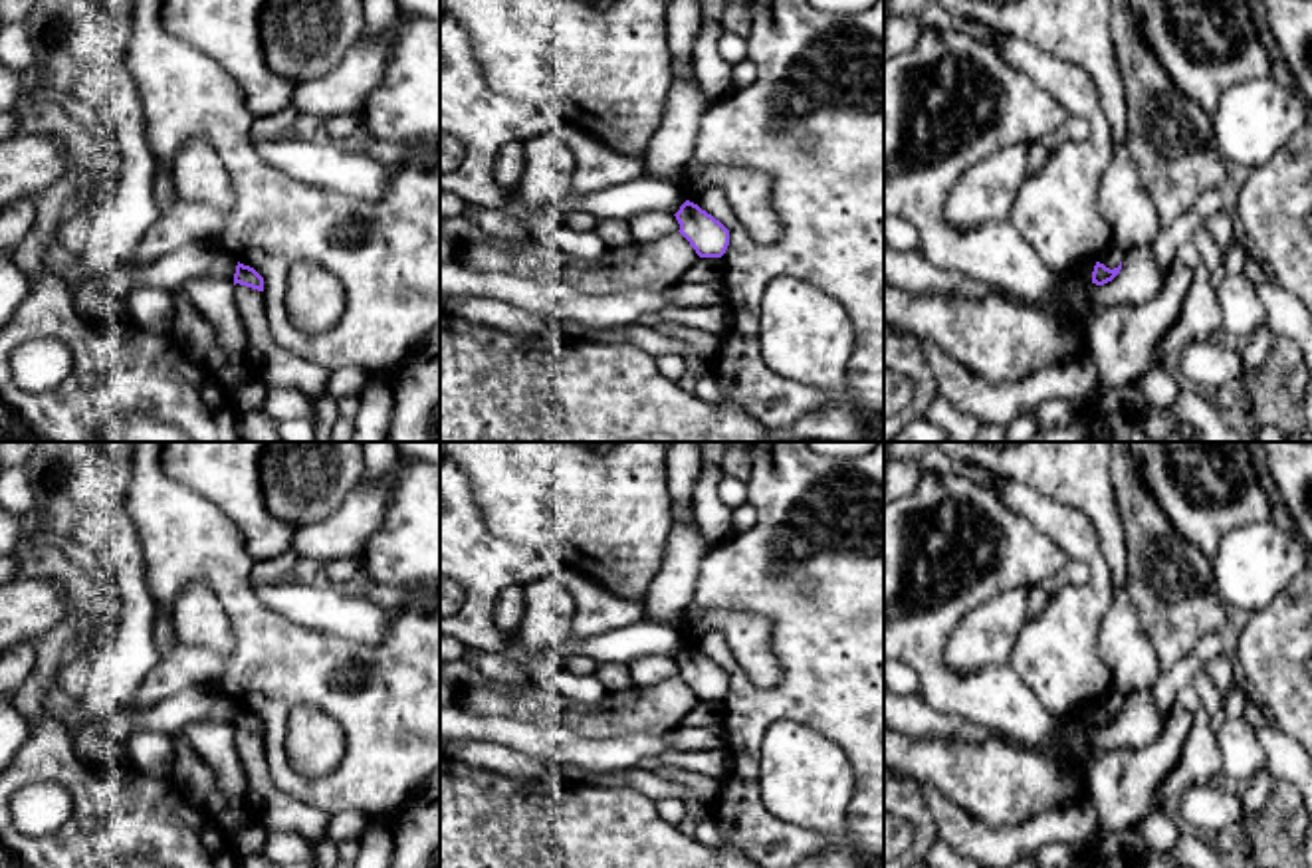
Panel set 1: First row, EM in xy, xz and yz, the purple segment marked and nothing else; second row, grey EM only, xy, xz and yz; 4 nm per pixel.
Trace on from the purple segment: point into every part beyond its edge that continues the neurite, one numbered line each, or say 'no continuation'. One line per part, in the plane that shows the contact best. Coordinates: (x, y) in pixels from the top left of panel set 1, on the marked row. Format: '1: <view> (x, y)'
no continuation

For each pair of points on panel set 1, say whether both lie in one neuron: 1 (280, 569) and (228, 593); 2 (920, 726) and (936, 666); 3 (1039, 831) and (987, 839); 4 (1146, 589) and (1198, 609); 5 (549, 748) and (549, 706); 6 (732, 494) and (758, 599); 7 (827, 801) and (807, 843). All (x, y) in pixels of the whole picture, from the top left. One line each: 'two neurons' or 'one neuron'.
1: two neurons
2: two neurons
3: one neuron
4: one neuron
5: two neurons
6: two neurons
7: two neurons

